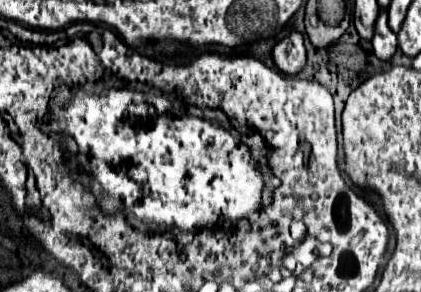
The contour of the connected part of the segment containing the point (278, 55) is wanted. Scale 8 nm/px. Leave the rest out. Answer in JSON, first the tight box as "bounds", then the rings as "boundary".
{"bounds":[272,31,306,75],"boundary":[[[292,31],[288,37],[284,37],[282,41],[276,43],[272,57],[280,71],[284,71],[288,75],[296,75],[306,63],[304,37],[298,31]]]}

